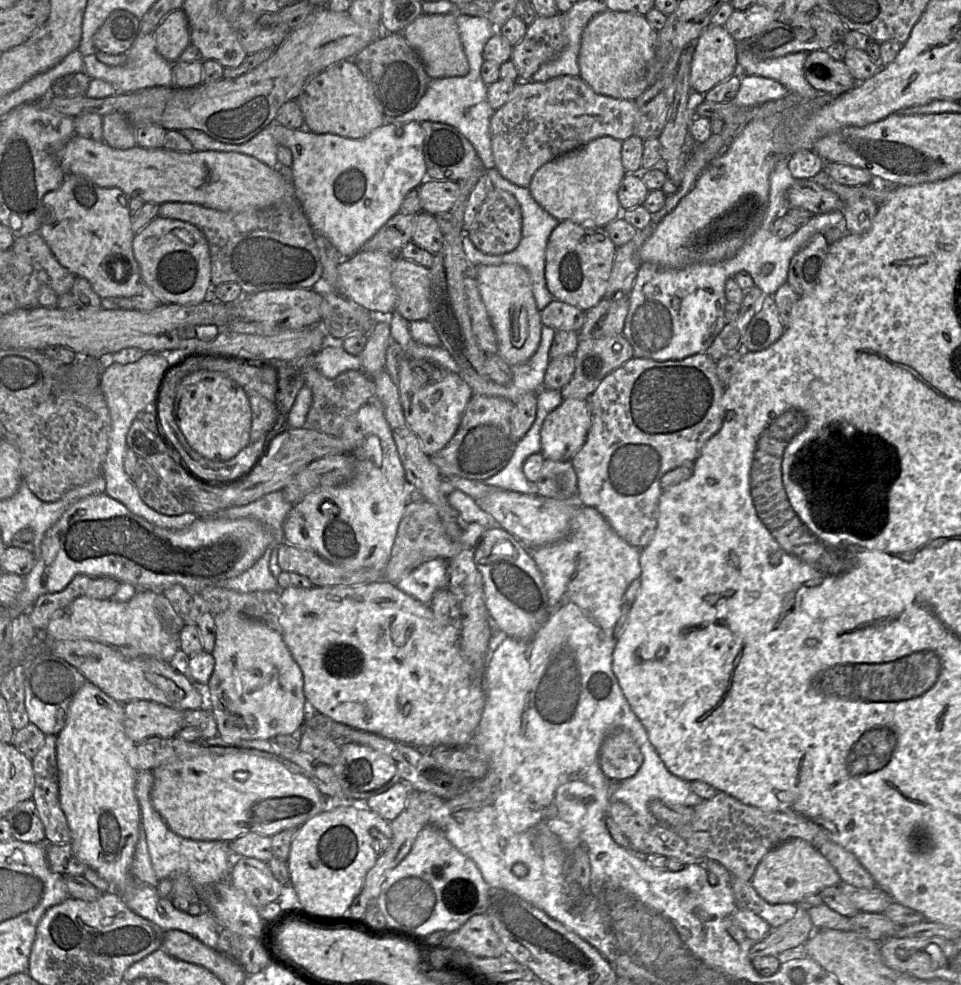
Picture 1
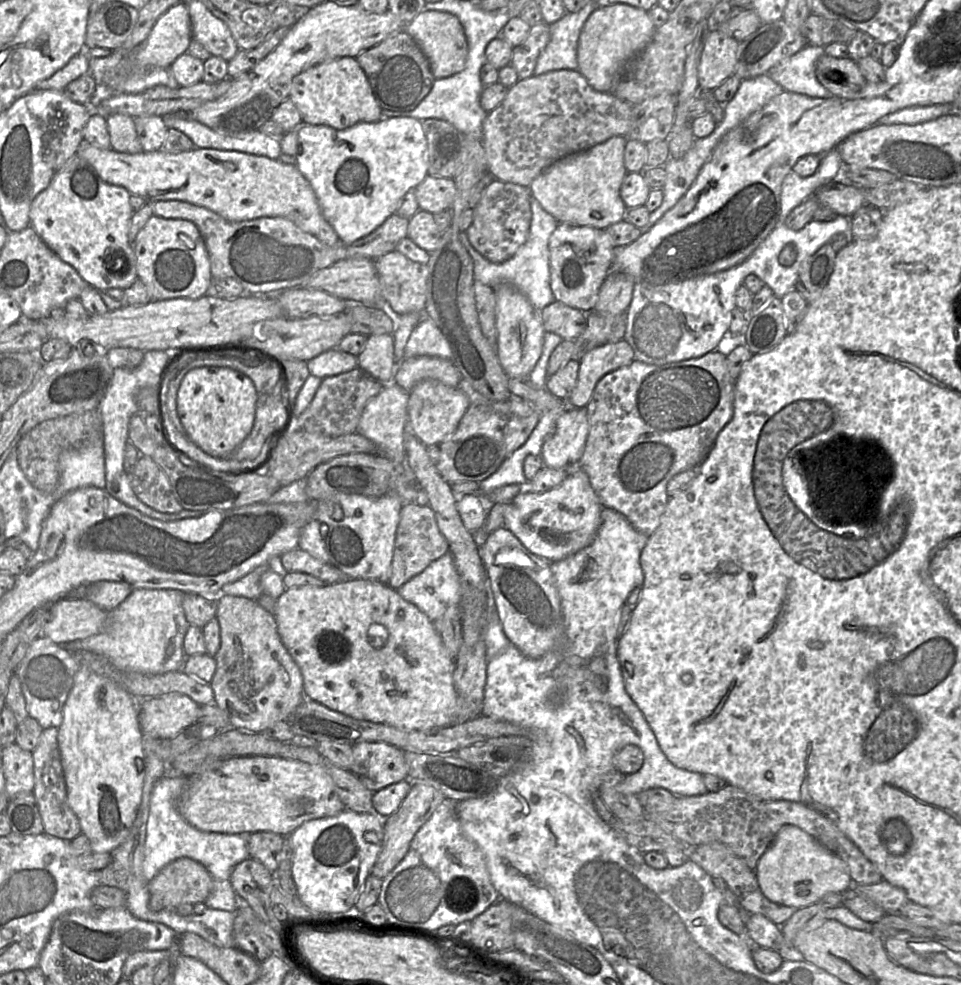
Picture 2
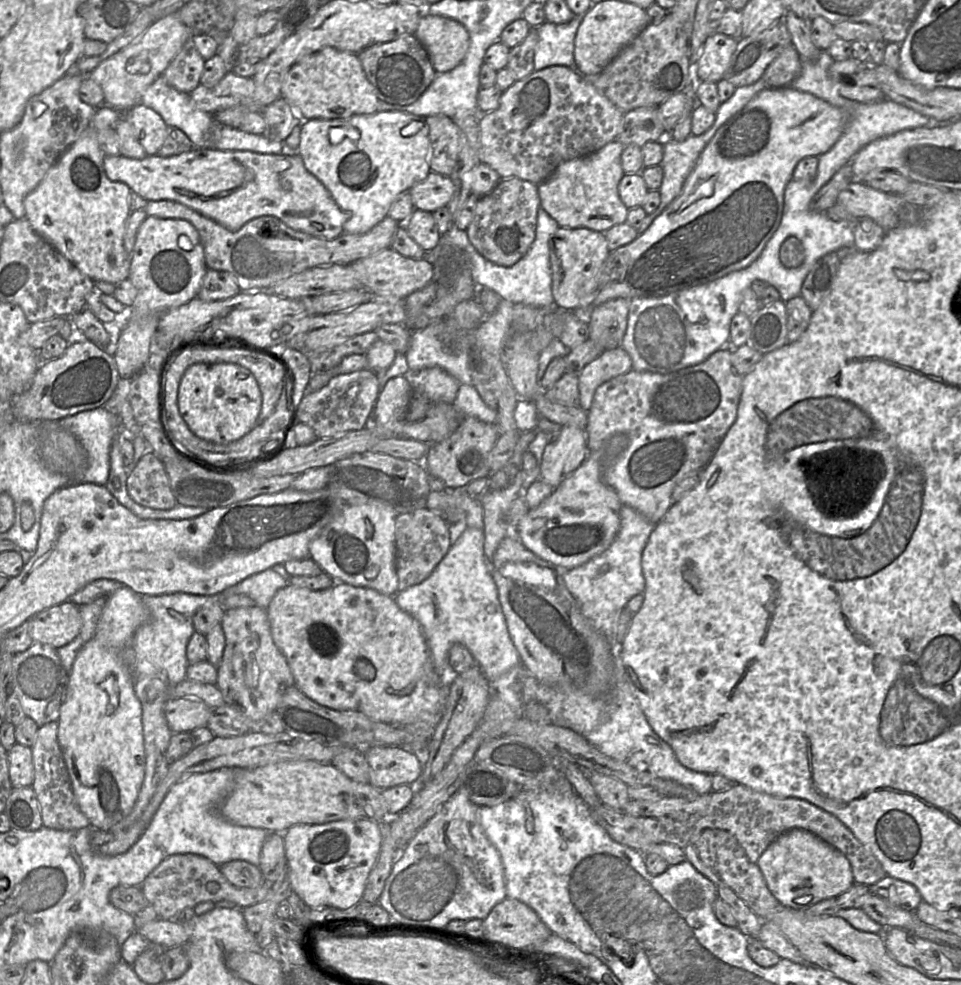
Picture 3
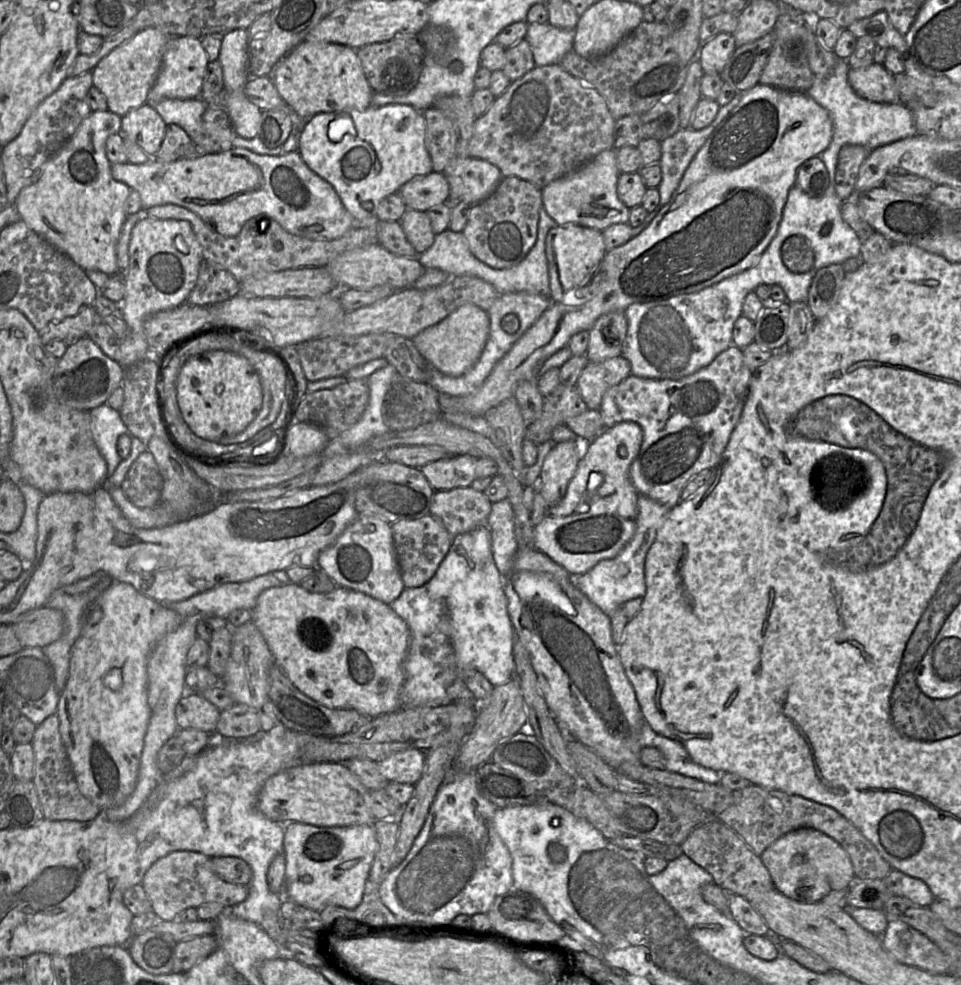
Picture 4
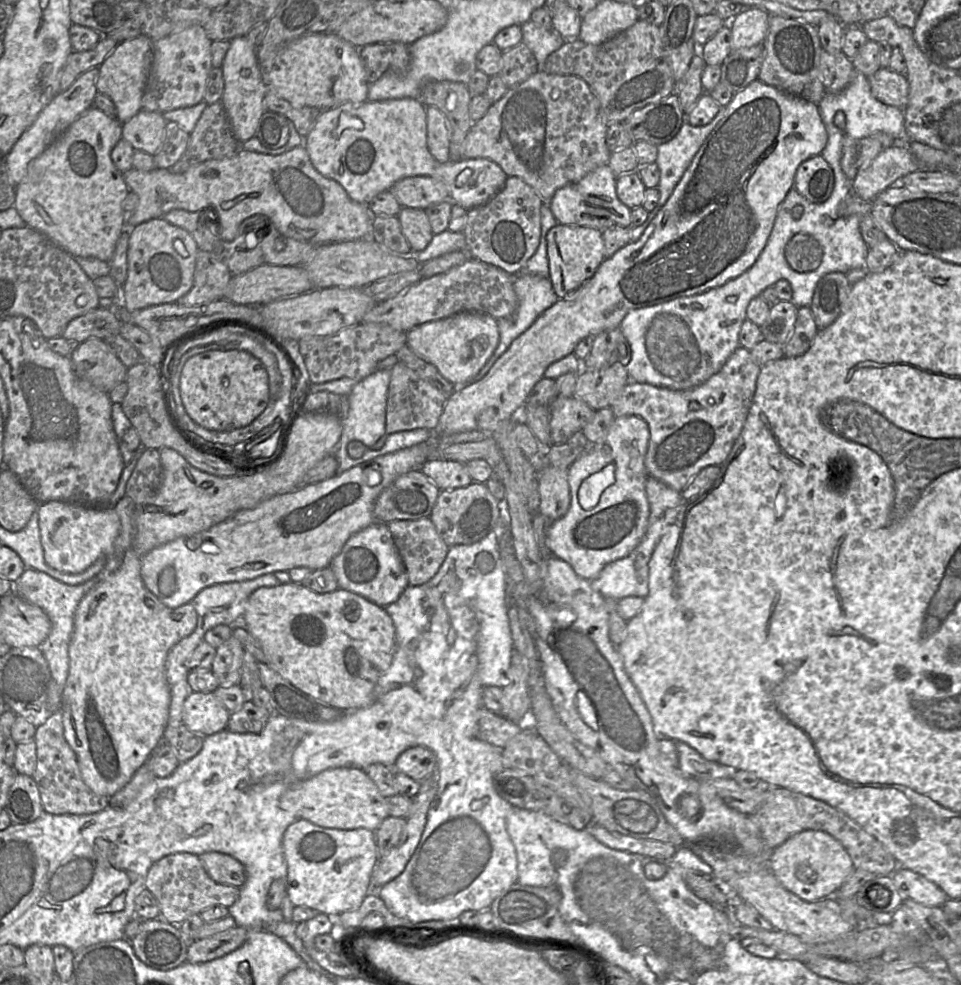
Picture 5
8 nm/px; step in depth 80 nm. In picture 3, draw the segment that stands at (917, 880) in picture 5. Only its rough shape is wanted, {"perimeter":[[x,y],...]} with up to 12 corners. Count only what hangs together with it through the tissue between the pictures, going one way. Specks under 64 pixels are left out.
{"perimeter":[[888,875],[870,885],[872,895],[906,911],[922,902],[913,884]]}

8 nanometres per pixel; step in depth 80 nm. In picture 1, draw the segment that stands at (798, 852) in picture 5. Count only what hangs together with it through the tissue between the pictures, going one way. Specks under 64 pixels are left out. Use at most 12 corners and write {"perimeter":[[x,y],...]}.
{"perimeter":[[800,838],[772,848],[751,883],[771,904],[797,904],[836,869]]}

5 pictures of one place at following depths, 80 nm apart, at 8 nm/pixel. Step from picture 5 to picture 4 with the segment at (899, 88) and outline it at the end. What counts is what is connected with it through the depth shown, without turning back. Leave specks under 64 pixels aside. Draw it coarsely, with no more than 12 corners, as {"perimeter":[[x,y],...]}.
{"perimeter":[[881,64],[850,69],[848,82],[871,102],[899,102],[894,75]]}

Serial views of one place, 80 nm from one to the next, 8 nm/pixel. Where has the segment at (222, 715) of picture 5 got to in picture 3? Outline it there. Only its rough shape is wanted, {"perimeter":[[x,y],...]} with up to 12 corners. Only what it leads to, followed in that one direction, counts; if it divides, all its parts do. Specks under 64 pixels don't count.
{"perimeter":[[198,698],[169,699],[172,733],[207,725],[211,708]]}

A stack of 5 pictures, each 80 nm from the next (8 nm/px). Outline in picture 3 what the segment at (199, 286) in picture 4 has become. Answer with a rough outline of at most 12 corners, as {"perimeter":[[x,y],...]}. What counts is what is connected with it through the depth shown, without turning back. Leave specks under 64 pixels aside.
{"perimeter":[[207,269],[197,297],[222,301],[240,292],[231,273]]}

